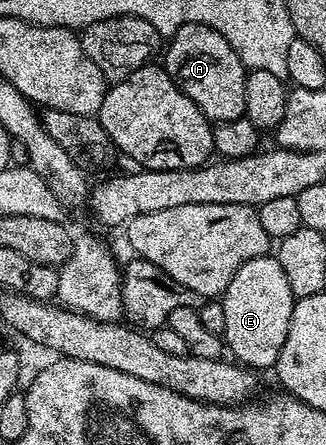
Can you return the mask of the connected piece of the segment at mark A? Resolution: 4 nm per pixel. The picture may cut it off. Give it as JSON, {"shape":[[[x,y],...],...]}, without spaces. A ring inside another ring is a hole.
{"shape":[[[188,23],[177,30],[164,48],[163,66],[175,85],[213,123],[245,118],[245,76],[247,68],[231,45],[215,29],[202,23]]]}

